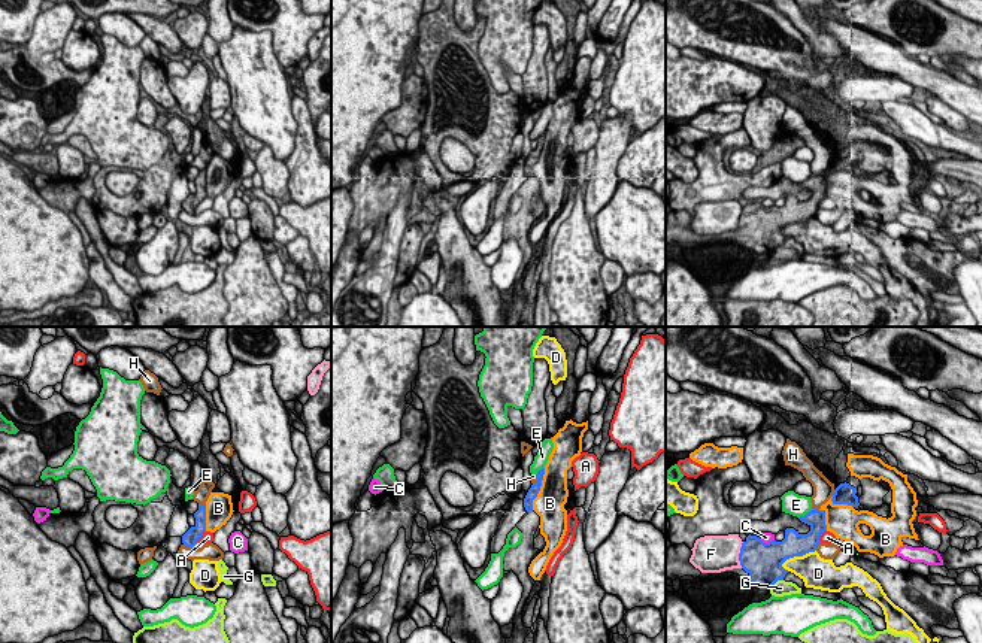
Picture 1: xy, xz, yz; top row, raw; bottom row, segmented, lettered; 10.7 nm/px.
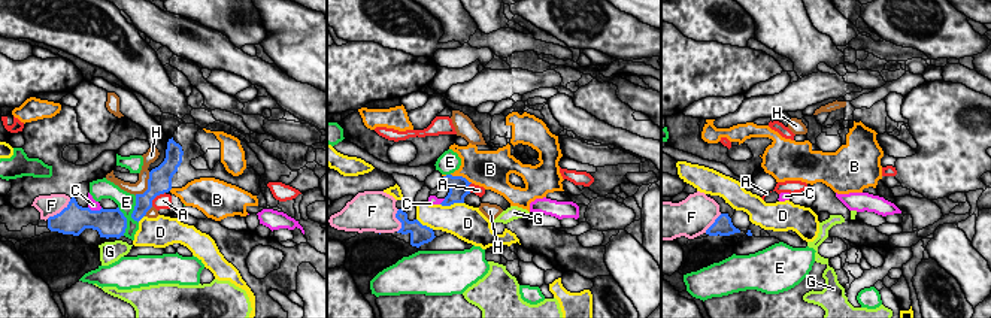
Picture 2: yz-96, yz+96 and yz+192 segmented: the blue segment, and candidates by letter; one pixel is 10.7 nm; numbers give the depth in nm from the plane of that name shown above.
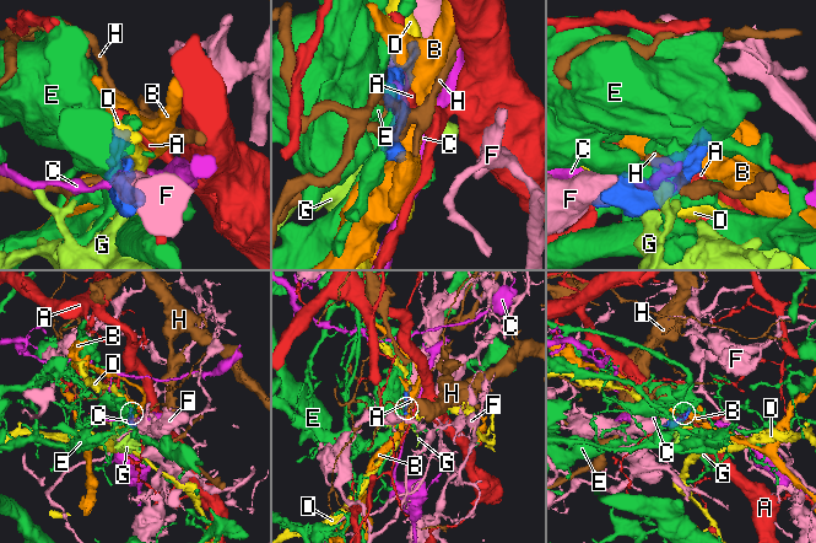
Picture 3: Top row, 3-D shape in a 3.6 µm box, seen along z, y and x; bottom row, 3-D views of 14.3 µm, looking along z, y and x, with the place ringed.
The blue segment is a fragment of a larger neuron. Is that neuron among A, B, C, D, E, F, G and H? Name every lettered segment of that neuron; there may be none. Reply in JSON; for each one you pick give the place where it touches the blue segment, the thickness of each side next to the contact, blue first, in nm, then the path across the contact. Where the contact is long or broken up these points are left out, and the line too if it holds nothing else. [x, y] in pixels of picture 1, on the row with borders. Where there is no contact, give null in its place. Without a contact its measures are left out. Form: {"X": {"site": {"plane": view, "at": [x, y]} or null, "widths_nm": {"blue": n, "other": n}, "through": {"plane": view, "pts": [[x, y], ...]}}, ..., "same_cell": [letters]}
{"same_cell": []}

